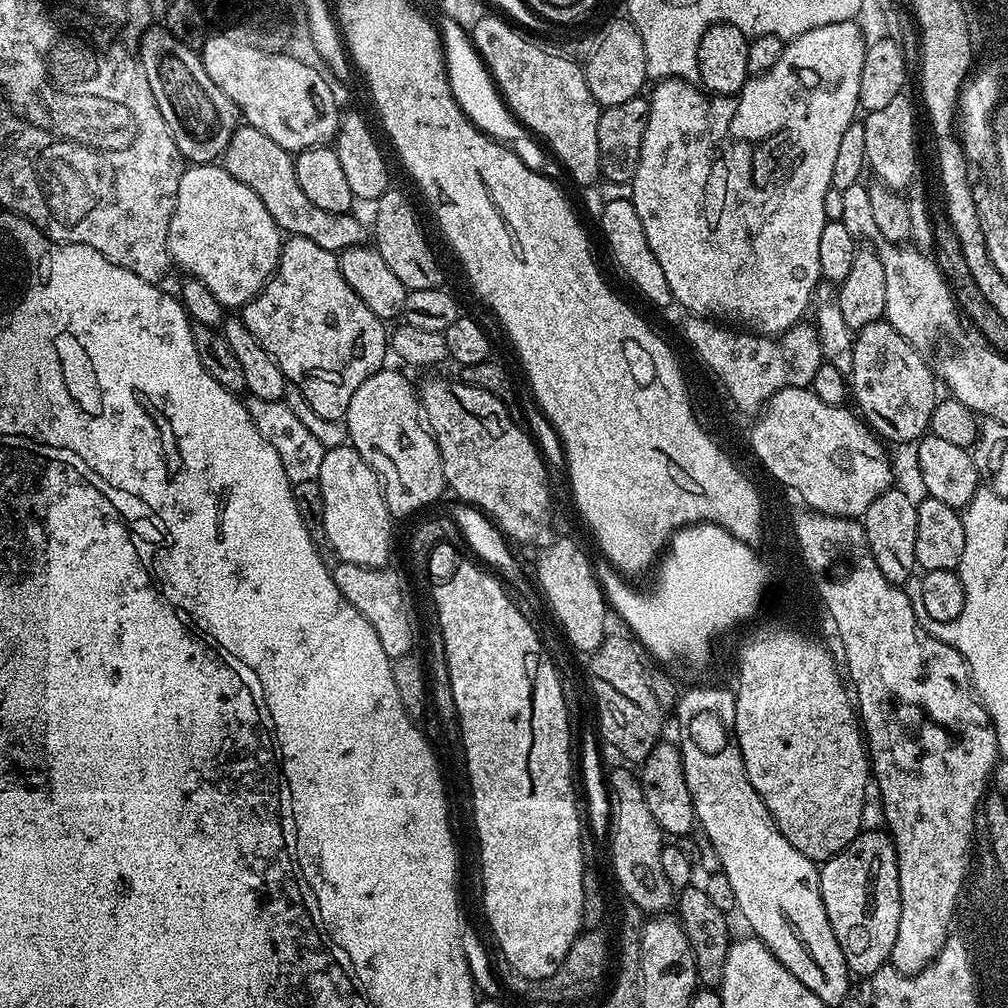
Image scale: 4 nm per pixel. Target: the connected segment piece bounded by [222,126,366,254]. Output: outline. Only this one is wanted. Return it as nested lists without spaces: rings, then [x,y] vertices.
[[[237,127],[234,138],[222,157],[222,166],[234,178],[238,178],[238,182],[250,186],[250,190],[254,190],[254,194],[262,198],[266,210],[270,210],[270,218],[274,218],[281,233],[310,238],[310,242],[318,242],[322,250],[337,254],[365,243],[364,224],[355,220],[355,215],[318,210],[318,206],[314,206],[314,202],[310,202],[310,198],[302,194],[302,186],[298,186],[293,153],[278,146],[278,142],[266,138],[262,130]]]

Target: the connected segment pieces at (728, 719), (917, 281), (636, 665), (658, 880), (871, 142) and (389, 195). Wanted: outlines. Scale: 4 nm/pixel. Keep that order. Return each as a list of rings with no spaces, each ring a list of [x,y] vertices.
[[[692,688],[679,697],[674,715],[680,719],[678,747],[684,757],[686,786],[690,786],[692,805],[696,811],[696,823],[709,836],[721,859],[722,875],[730,882],[730,890],[736,899],[744,920],[749,924],[751,935],[758,937],[772,951],[774,958],[806,986],[822,1002],[830,1006],[840,1004],[848,996],[848,963],[834,938],[830,918],[826,918],[826,906],[822,906],[820,893],[820,869],[817,861],[802,854],[778,830],[770,810],[762,802],[758,790],[750,786],[744,759],[736,741],[736,693],[729,688]]]
[[[908,246],[903,249],[902,256],[884,257],[881,260],[888,279],[884,318],[908,342],[921,352],[927,352],[959,330],[962,321],[960,311],[933,257],[925,251]]]
[[[605,635],[600,649],[591,653],[588,680],[592,683],[596,712],[600,715],[599,739],[605,745],[608,743],[617,748],[626,759],[642,762],[661,743],[660,727],[664,724],[666,712],[654,698],[654,690],[650,690],[649,669],[640,661],[641,649],[627,635],[624,636]]]
[[[616,768],[609,771],[606,776],[607,787],[611,795],[611,829],[610,851],[616,855],[617,871],[620,879],[625,880],[625,887],[631,892],[633,900],[636,900],[638,909],[644,914],[664,914],[668,907],[675,905],[678,900],[677,889],[670,886],[666,874],[662,870],[662,850],[666,843],[665,833],[660,831],[658,822],[654,822],[654,814],[650,814],[650,805],[646,802],[646,794],[642,794],[639,775],[628,768]]]
[[[908,94],[895,96],[882,110],[874,110],[863,117],[866,130],[866,158],[868,168],[879,183],[893,190],[907,190],[918,176],[916,170],[916,108]]]
[[[394,188],[385,189],[383,195],[375,201],[373,245],[385,259],[386,266],[397,275],[398,282],[408,291],[432,290],[445,282],[441,261],[431,246],[427,233],[421,228],[416,210],[409,198]]]

